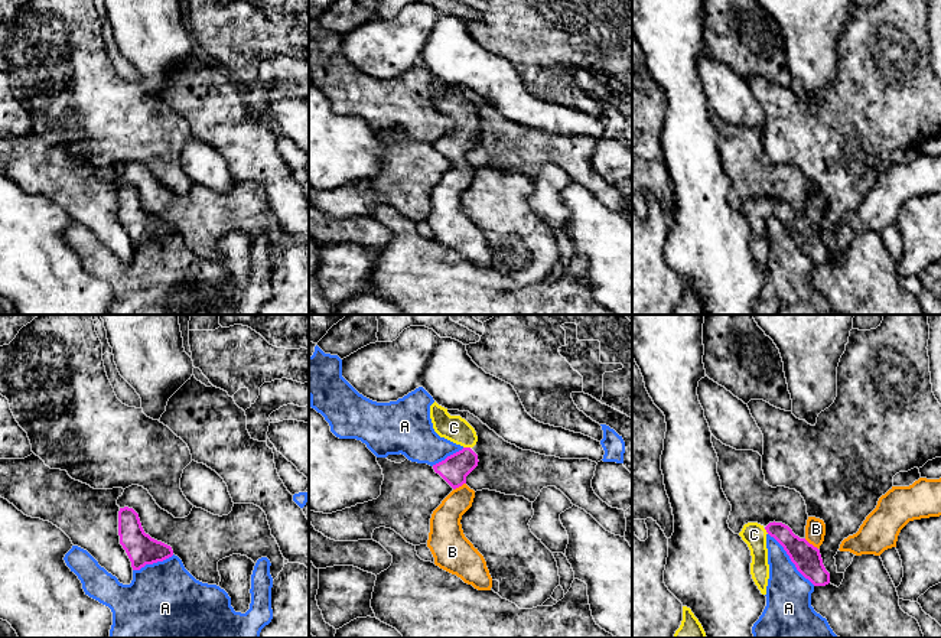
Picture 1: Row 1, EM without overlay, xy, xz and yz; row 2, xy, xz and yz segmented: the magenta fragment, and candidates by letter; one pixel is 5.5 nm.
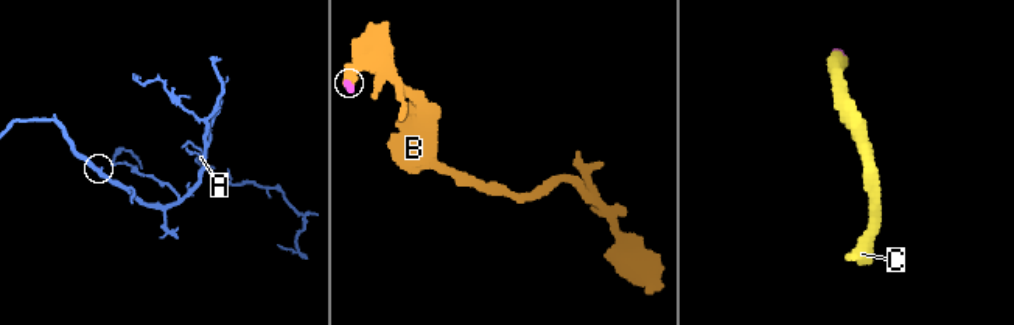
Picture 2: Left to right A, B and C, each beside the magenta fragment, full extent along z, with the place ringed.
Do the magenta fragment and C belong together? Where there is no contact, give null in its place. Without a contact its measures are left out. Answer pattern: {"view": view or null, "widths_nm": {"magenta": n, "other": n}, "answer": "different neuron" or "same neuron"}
{"view": "xz", "widths_nm": {"magenta": 160, "other": 140}, "answer": "same neuron"}

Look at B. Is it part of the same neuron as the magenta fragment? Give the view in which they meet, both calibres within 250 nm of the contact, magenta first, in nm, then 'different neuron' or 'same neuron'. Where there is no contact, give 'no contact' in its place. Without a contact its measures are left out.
contact in yz; calibres 160 and 110 nm; same neuron

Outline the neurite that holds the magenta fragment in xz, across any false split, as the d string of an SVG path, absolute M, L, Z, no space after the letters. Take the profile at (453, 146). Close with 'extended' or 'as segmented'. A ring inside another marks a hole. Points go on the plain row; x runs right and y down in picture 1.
M436 78L430 82L434 108L463 126L433 141L453 167L433 188L427 224L434 241L456 251L478 267L491 267L492 254L483 232L465 214L462 192L472 183L475 167L466 162L466 153L478 143L472 124L478 118L475 105L460 92L450 92Z; extended

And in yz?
M808 193L804 215L795 212L792 206L782 199L774 198L766 204L758 199L748 199L743 202L739 212L750 227L750 251L762 271L766 271L769 255L768 211L784 224L797 247L814 263L826 263L830 260L830 250L823 241L818 227L826 212L826 201L823 196Z; extended

